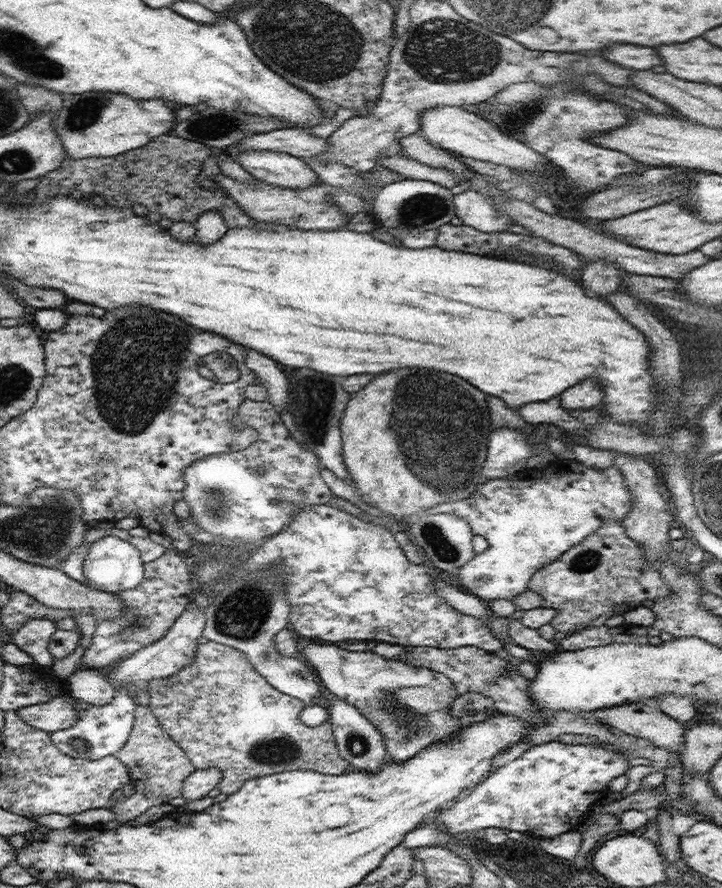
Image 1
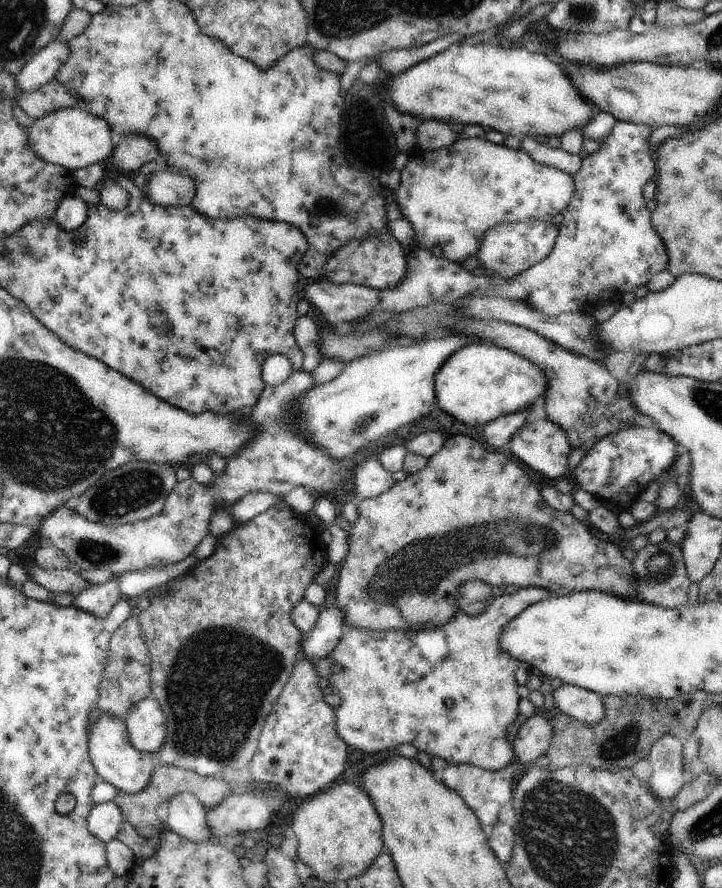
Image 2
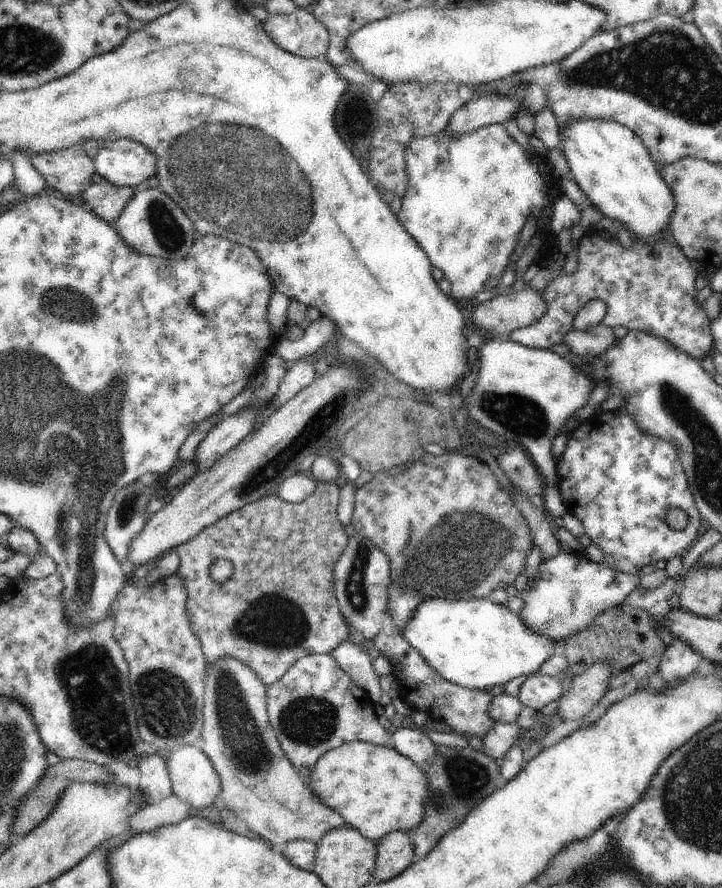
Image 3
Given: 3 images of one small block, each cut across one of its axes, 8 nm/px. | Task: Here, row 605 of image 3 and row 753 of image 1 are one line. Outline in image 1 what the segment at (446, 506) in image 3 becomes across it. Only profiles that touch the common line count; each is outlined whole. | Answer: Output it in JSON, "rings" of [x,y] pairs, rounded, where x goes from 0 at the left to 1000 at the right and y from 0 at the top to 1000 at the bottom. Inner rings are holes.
{"rings":[[[427,725],[414,739],[438,753],[443,766],[463,784],[496,797],[501,806],[518,815],[544,858],[557,860],[601,838],[632,832],[644,822],[623,803],[626,789],[634,784],[626,765],[601,753],[560,747],[557,742],[536,742],[517,732],[488,734],[461,725]],[[579,773],[593,777],[590,806],[579,797],[565,795],[562,779]]]}

